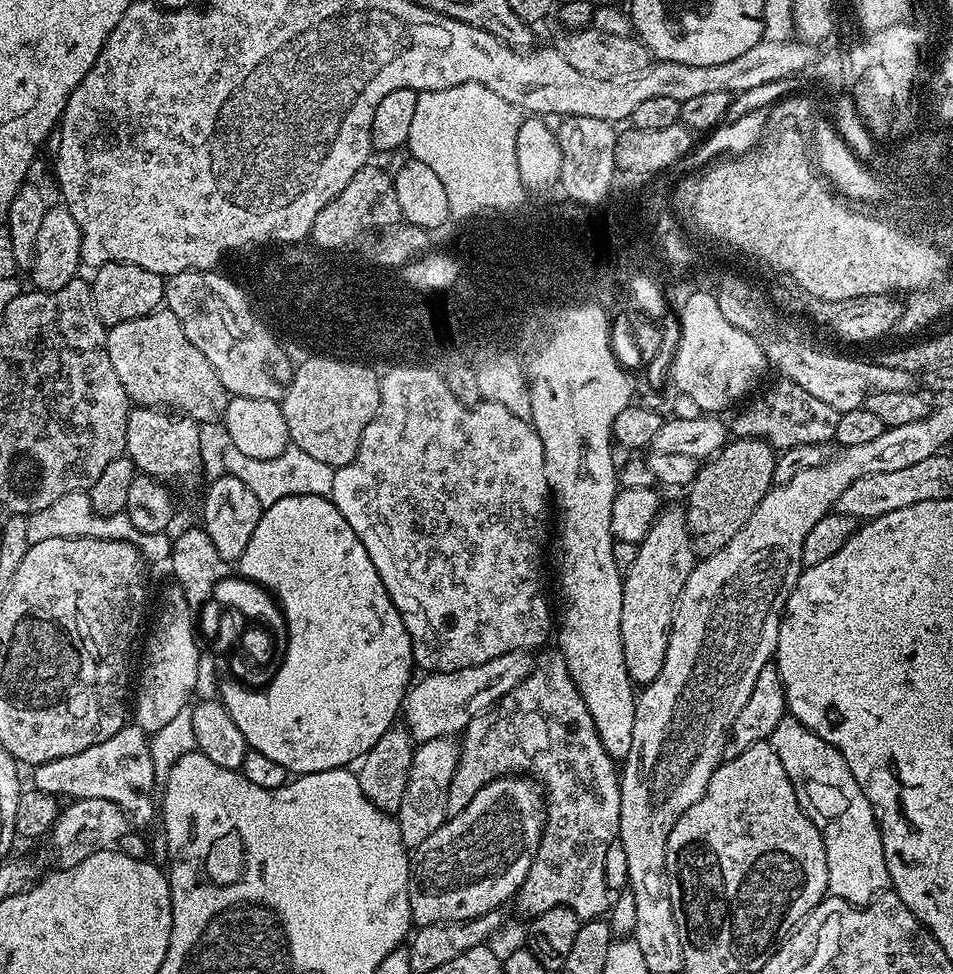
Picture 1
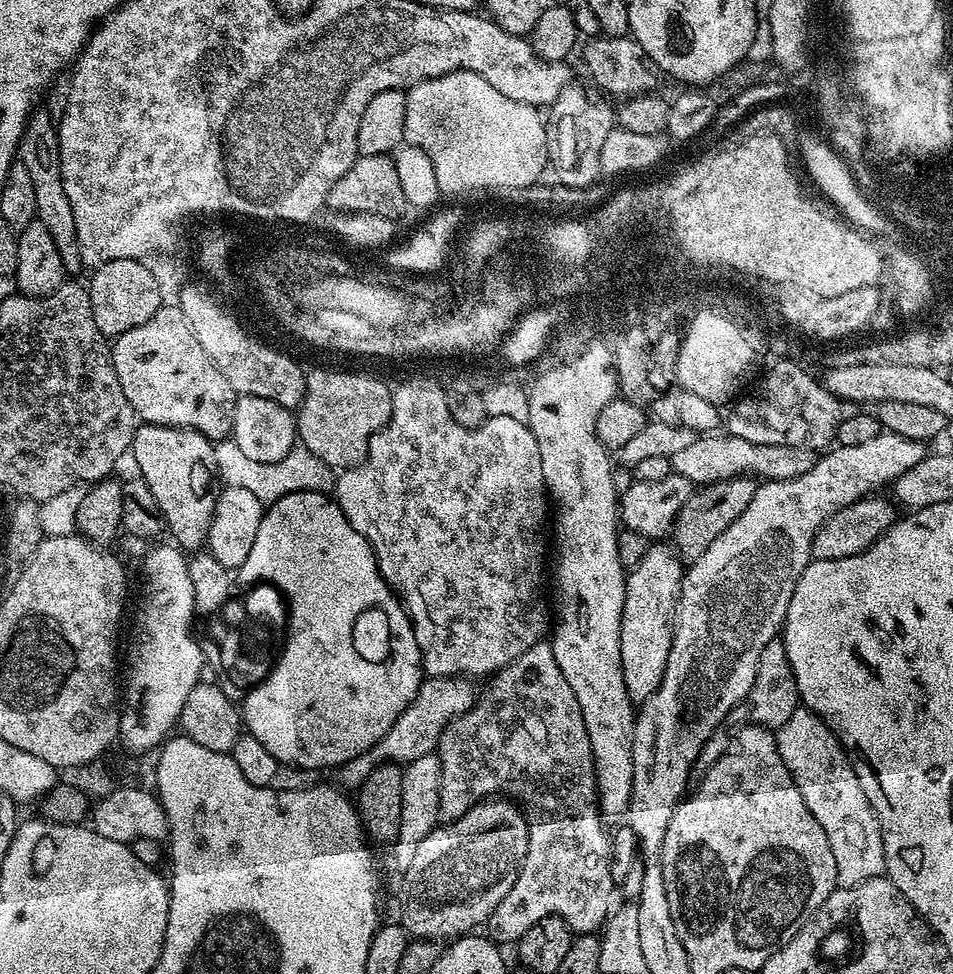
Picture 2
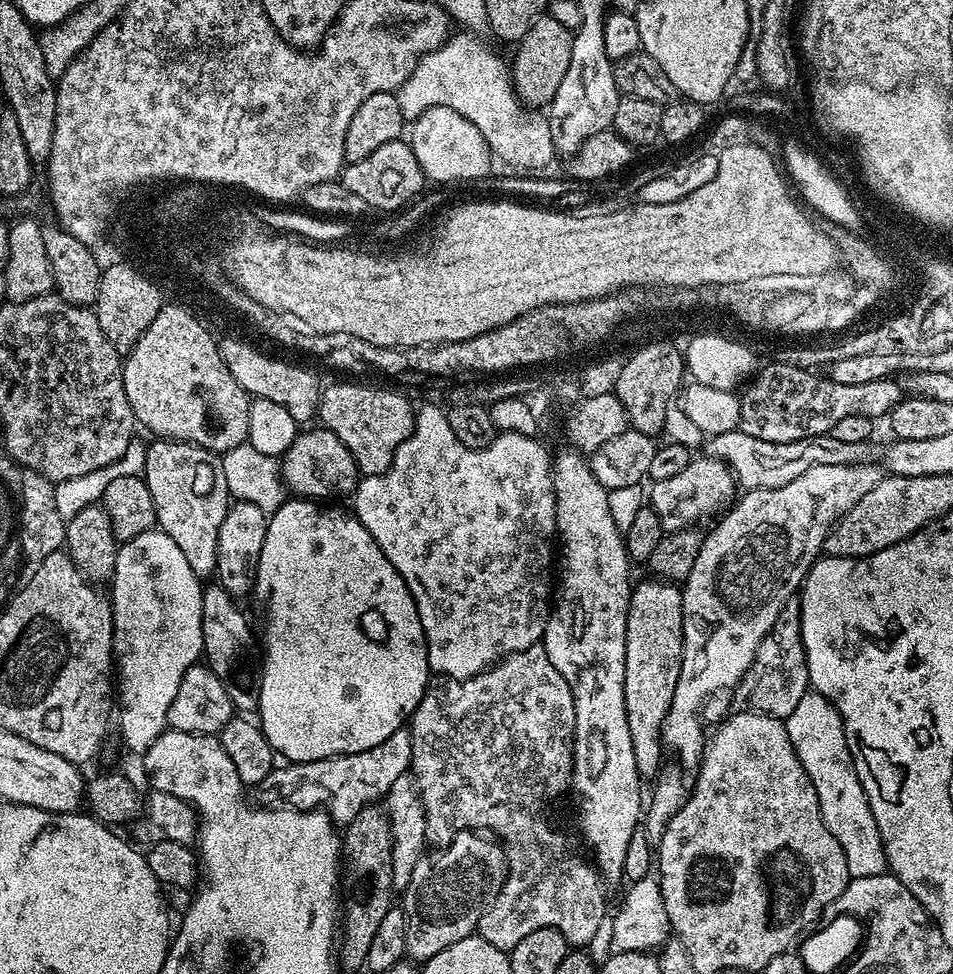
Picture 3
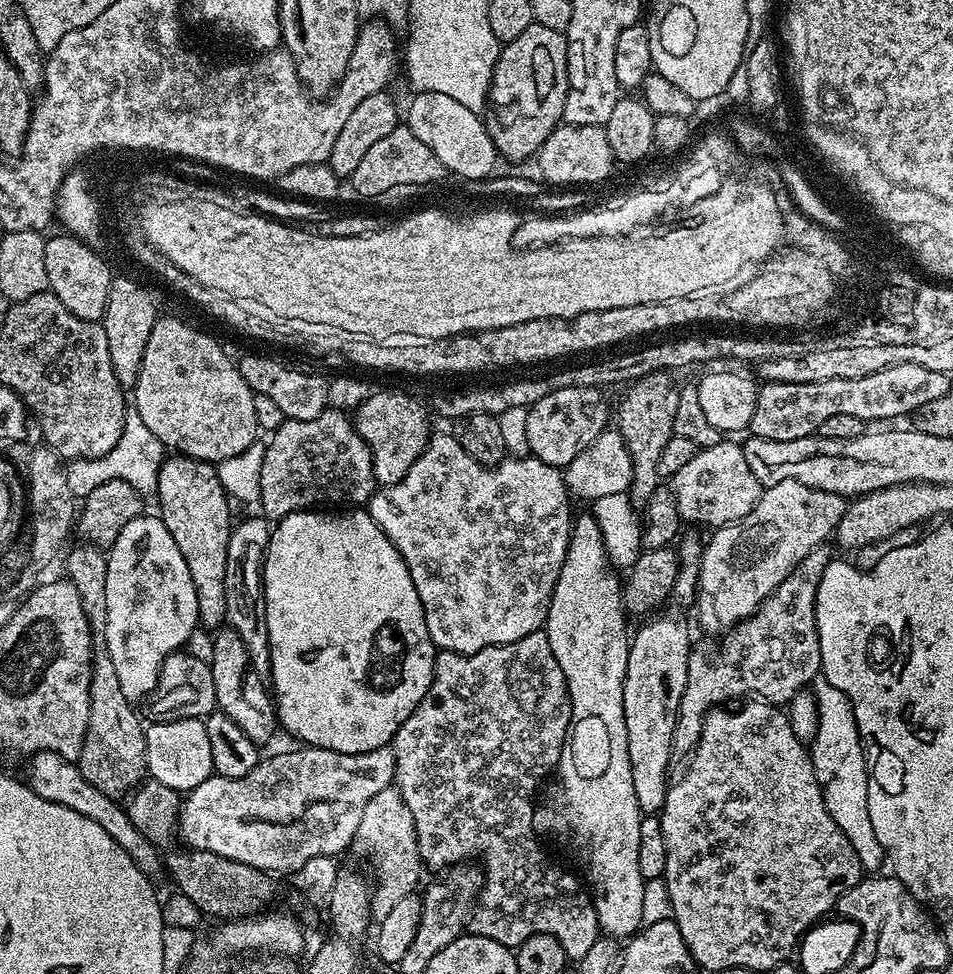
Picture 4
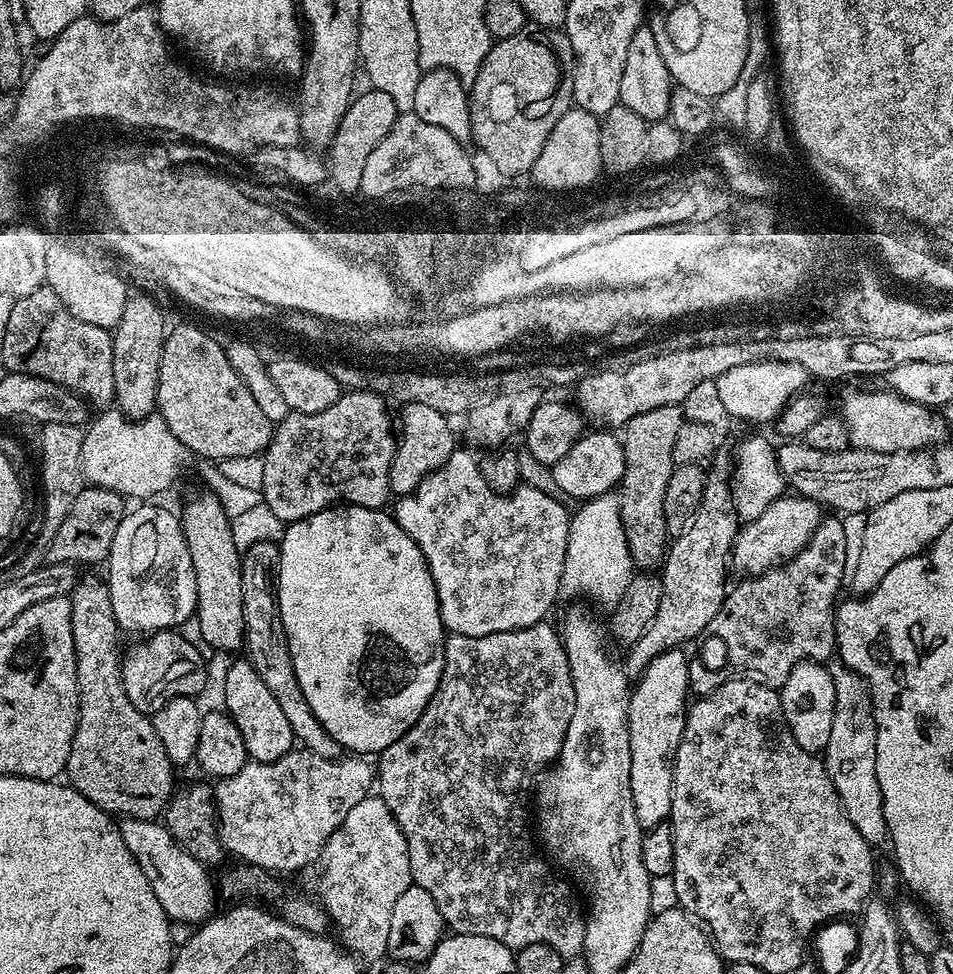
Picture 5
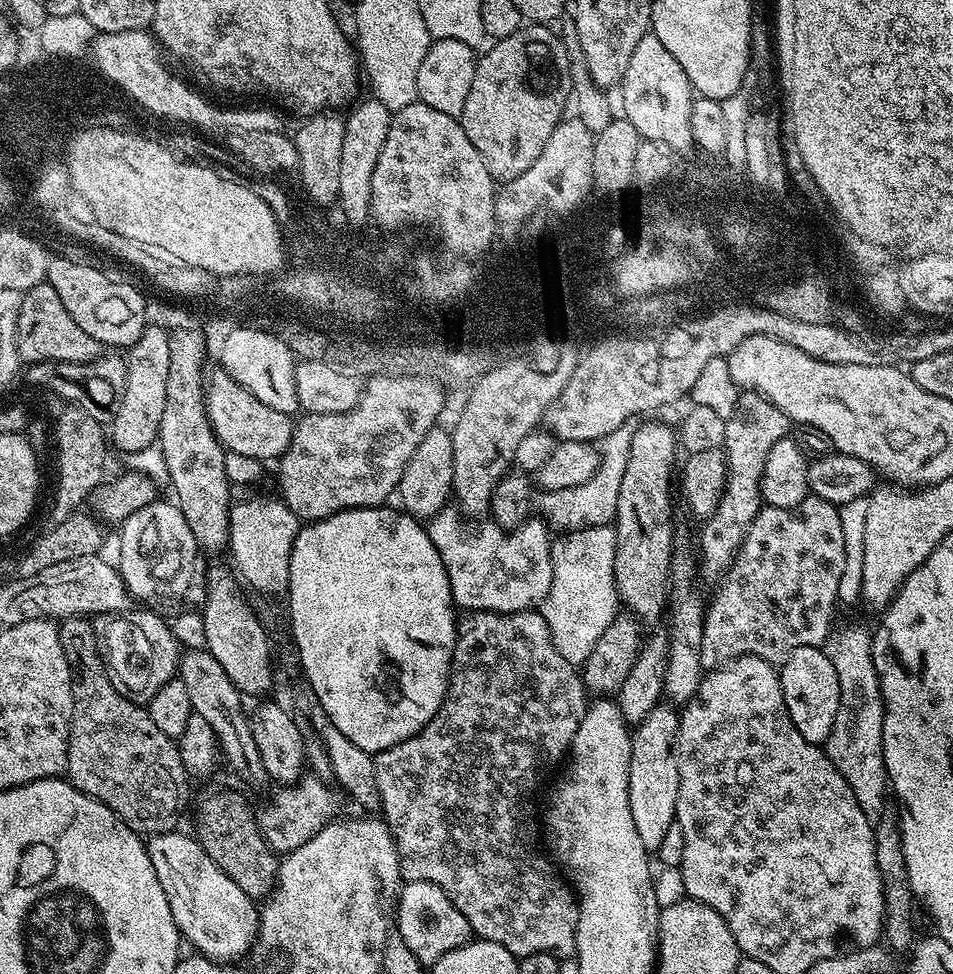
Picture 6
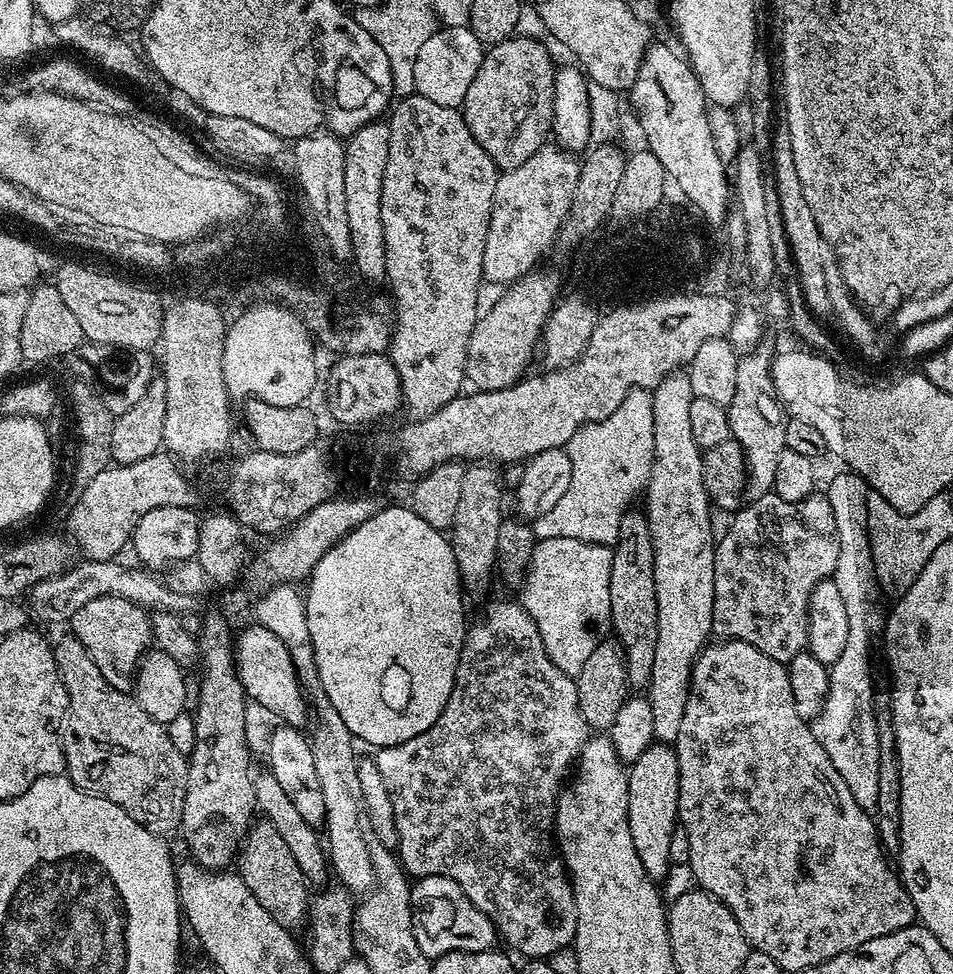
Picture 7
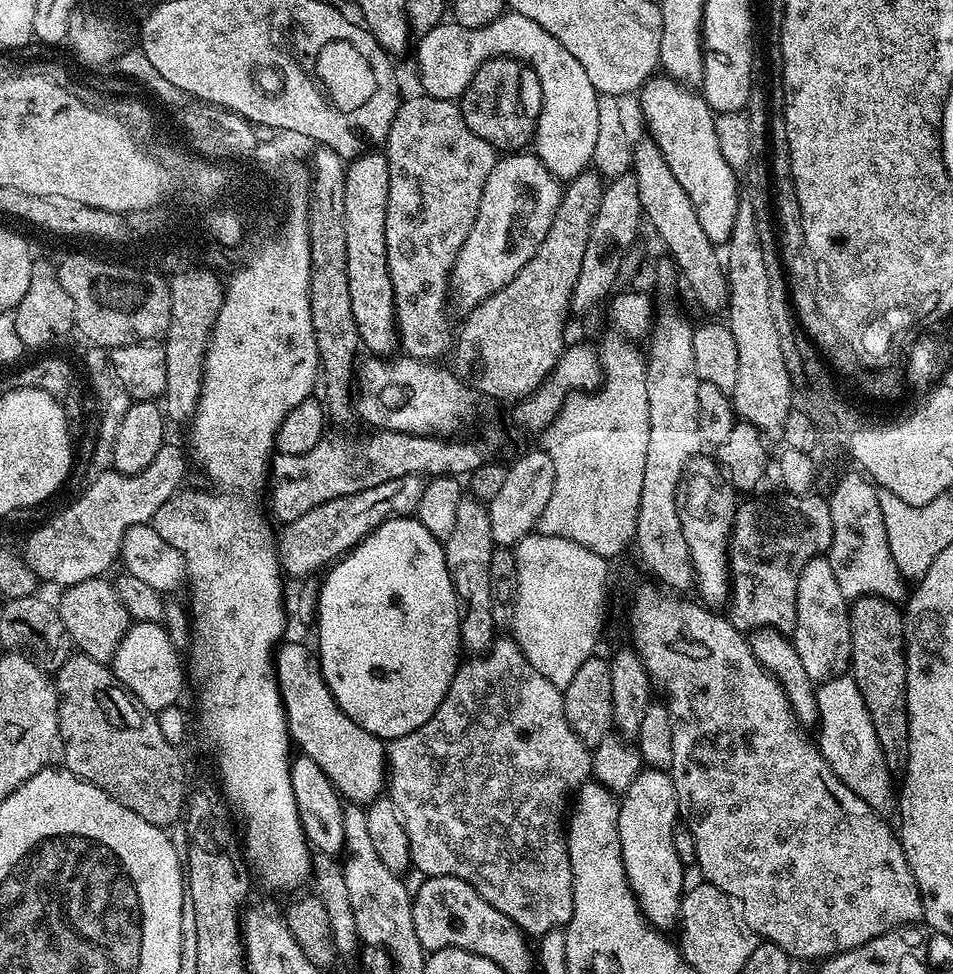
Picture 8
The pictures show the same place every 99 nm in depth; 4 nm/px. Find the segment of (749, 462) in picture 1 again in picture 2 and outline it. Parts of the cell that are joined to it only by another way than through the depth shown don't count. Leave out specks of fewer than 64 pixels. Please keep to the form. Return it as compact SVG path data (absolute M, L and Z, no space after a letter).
M737 478L734 480L719 480L717 484L709 484L701 487L693 495L692 499L682 506L682 510L676 515L676 523L673 524L670 540L673 540L674 551L685 565L694 563L702 554L706 554L708 547L713 544L714 538L750 506L750 498L754 498L757 481L752 478Z

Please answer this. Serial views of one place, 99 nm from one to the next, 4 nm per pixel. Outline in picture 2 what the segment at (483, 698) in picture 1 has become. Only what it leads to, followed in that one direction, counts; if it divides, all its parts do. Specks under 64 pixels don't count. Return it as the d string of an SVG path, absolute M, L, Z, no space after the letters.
M438 676L425 679L418 694L410 702L410 706L402 710L402 714L396 719L394 726L390 726L387 734L370 750L358 754L358 758L340 765L338 775L341 782L339 783L345 789L356 790L362 782L366 782L366 778L370 778L370 774L380 764L407 766L418 758L433 755L440 743L440 735L448 729L448 725L462 714L466 714L476 704L478 691L476 692L472 684L475 683L471 679L459 676Z

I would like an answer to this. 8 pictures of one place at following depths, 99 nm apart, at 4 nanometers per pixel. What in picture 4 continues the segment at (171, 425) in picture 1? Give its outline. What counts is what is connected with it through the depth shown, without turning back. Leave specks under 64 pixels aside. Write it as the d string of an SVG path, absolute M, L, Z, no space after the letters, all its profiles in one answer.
M179 454L169 455L160 466L154 496L160 499L158 515L166 530L170 530L174 542L178 542L178 550L182 550L182 558L186 558L186 567L190 569L190 578L194 578L194 590L198 594L200 607L199 623L211 630L219 629L228 615L224 575L228 557L230 500L216 476L216 469L206 460L191 460Z

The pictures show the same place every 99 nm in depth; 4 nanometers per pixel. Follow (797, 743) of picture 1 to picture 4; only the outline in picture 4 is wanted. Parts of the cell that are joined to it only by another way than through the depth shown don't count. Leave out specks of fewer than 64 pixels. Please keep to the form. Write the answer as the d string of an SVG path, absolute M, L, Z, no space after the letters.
M827 682L815 685L817 702L817 734L810 741L810 755L814 774L820 783L820 789L826 802L826 810L838 828L854 846L858 854L861 869L868 874L876 874L885 867L886 853L874 834L874 825L870 823L868 805L868 757L865 741L858 734L858 722L854 718L852 703L842 690L830 686Z

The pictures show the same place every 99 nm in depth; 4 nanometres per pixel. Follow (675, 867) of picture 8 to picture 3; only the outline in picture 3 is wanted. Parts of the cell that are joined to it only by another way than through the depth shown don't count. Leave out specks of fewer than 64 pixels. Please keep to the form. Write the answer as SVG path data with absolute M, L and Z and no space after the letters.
M648 578L645 584L637 583L632 590L626 618L624 697L626 698L626 722L630 722L630 742L634 742L634 762L638 766L641 777L644 778L655 777L662 766L660 732L664 729L664 719L670 710L670 702L674 698L674 688L678 686L683 649L681 589L675 583L665 582L660 578Z

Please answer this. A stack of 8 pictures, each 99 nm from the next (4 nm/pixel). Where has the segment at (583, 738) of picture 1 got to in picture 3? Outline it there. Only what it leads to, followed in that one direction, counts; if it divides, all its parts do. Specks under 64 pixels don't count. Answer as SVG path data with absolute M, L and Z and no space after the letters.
M543 643L530 646L521 652L515 652L497 660L490 668L484 669L476 676L465 680L441 679L433 683L424 693L422 702L416 707L414 721L416 725L410 728L412 734L412 766L411 775L415 776L416 784L420 788L420 797L424 803L426 814L427 843L432 846L443 846L451 842L460 832L477 830L492 833L504 846L504 856L507 858L508 874L503 882L502 890L495 896L494 902L482 914L478 935L483 940L490 942L496 949L511 951L518 942L522 942L527 935L544 928L557 929L566 938L569 947L586 948L594 938L595 931L599 929L602 918L608 914L606 908L606 894L604 892L603 877L597 872L595 865L585 856L580 854L573 838L560 830L551 820L548 808L564 792L568 792L572 782L572 735L574 734L574 694L554 670L554 662L550 662L550 654L546 654Z

